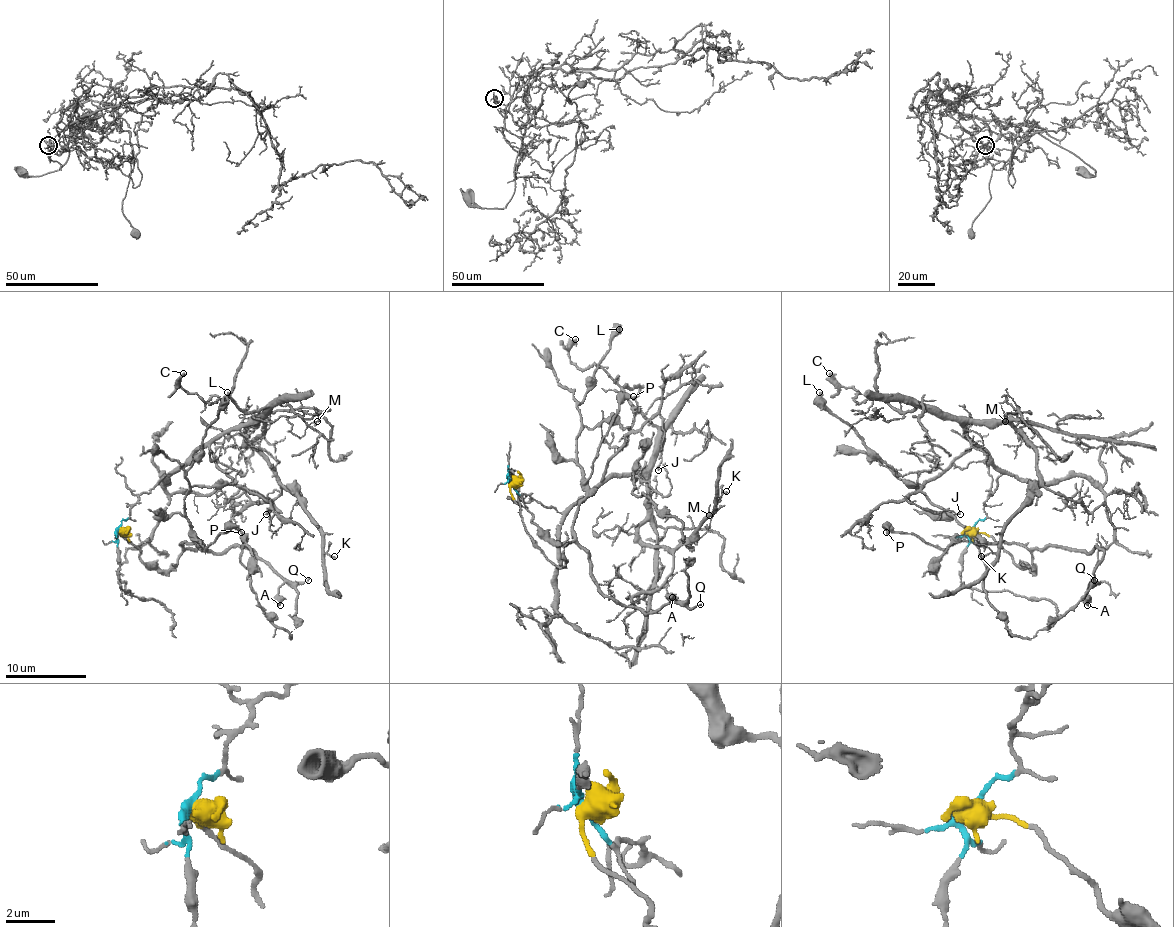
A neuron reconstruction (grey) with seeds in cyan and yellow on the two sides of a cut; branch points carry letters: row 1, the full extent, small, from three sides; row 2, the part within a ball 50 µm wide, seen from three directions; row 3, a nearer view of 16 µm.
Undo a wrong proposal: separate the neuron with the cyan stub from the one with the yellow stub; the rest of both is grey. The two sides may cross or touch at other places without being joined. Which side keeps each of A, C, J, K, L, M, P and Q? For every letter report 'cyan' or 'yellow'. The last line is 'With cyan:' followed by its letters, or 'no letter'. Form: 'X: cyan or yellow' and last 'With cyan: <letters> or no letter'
A: yellow
C: cyan
J: cyan
K: cyan
L: yellow
M: cyan
P: yellow
Q: yellow
With cyan: C, J, K, M

